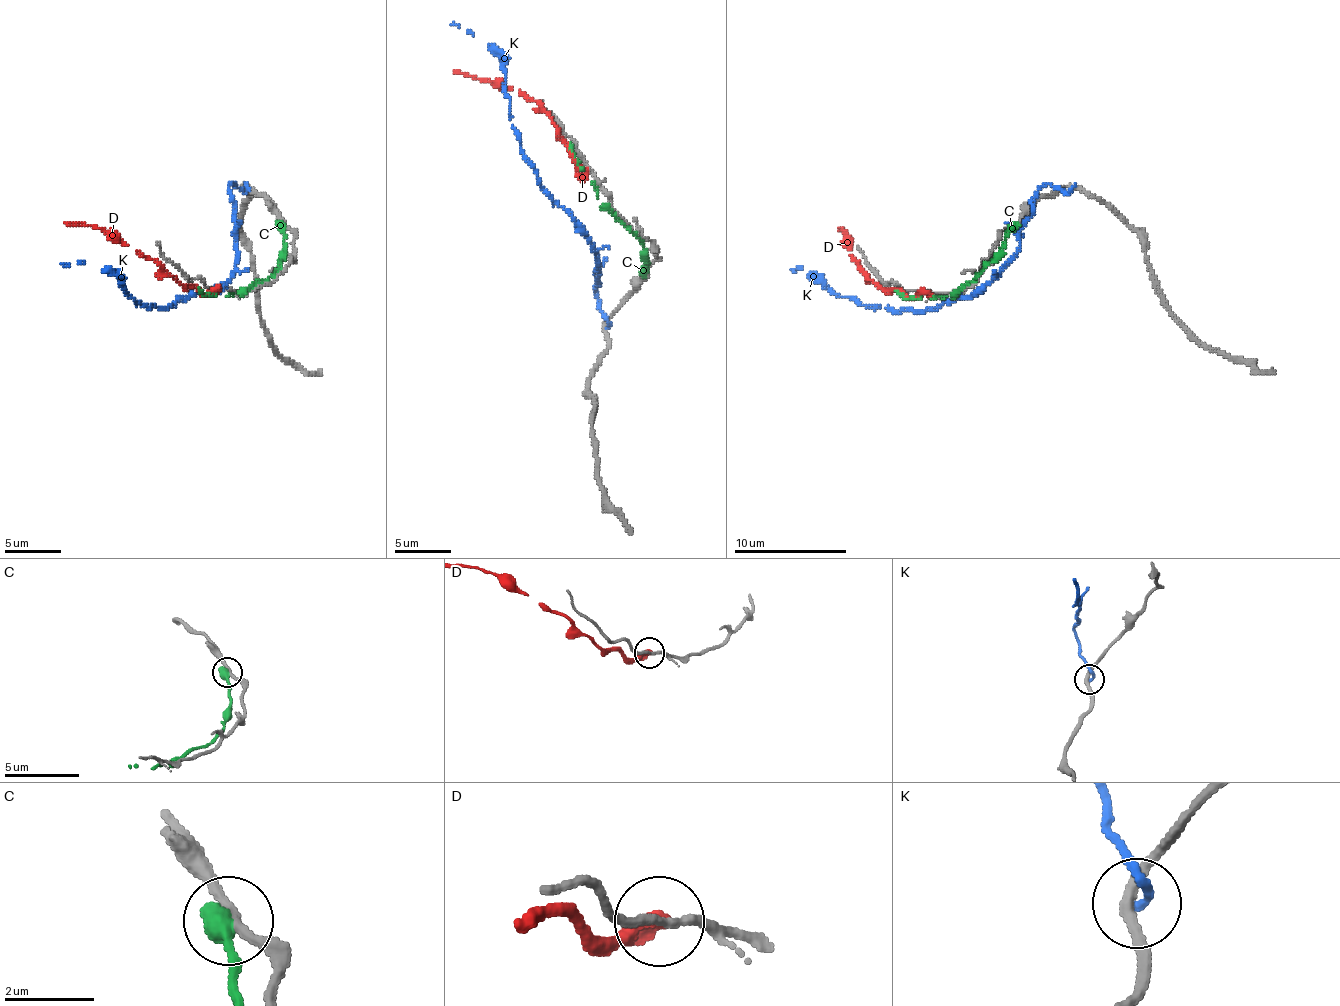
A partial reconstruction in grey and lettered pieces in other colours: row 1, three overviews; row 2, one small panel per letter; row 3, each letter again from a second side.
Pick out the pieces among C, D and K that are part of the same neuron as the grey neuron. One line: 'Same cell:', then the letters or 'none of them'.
Same cell: none of them

